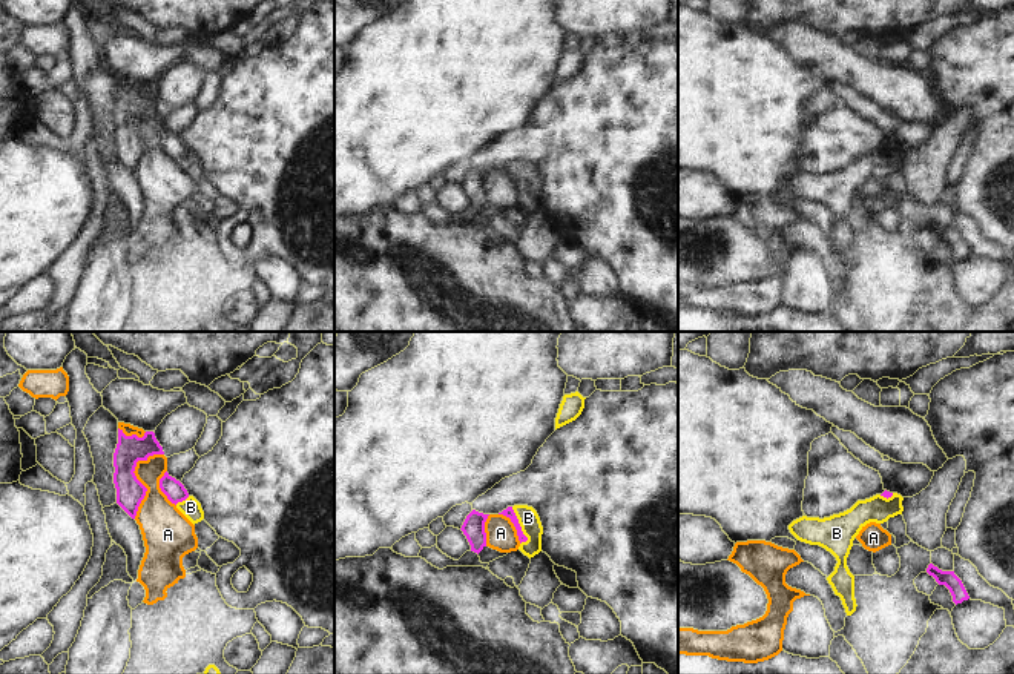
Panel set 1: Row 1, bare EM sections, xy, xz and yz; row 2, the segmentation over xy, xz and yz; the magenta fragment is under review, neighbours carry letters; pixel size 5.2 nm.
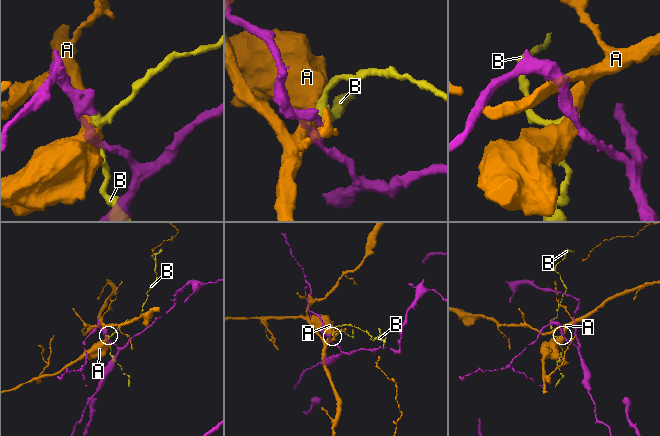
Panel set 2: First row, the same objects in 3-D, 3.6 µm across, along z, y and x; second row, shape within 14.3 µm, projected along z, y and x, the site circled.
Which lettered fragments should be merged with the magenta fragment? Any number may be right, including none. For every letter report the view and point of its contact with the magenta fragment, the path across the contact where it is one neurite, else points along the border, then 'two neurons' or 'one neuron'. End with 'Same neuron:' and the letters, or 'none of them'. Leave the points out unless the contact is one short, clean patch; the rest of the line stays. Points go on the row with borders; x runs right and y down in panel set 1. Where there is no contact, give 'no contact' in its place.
A: contact xy (135, 478); two neurons
B: contact xz (520, 527); way xz (510, 513), (520, 527), (528, 518); one neuron
Same neuron: B

